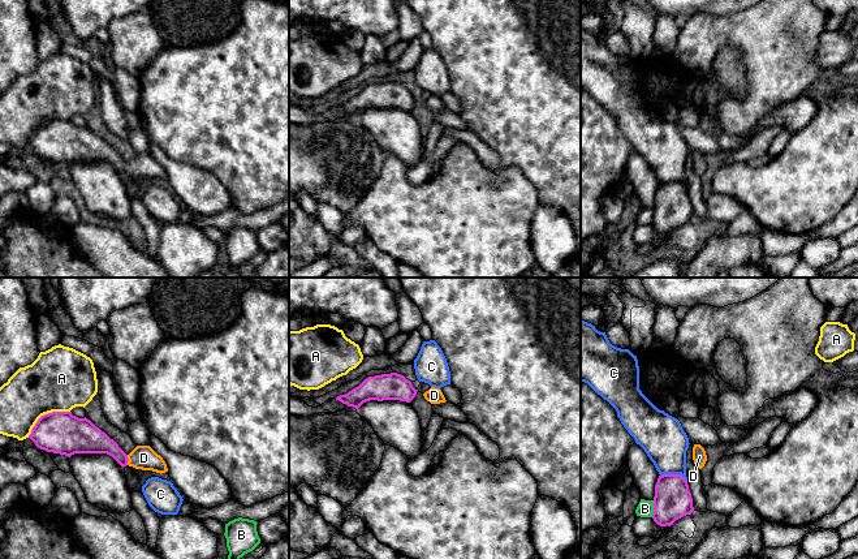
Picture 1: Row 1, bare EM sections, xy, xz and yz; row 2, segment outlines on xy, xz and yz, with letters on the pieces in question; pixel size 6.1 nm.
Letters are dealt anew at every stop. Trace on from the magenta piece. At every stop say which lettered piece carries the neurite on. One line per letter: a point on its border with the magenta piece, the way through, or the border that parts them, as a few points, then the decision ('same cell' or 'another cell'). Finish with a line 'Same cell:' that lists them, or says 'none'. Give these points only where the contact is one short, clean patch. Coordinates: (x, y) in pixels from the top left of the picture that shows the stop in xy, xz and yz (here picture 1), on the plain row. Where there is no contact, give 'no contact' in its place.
A: meets magenta in xy at (44, 123); another cell
B: meets magenta in yz at (654, 216); another cell
C: meets magenta in yz at (673, 183); another cell
D: meets magenta in xy at (128, 168); runs through xy (93, 149), (111, 155), (128, 168), (143, 166); same cell
Same cell: D

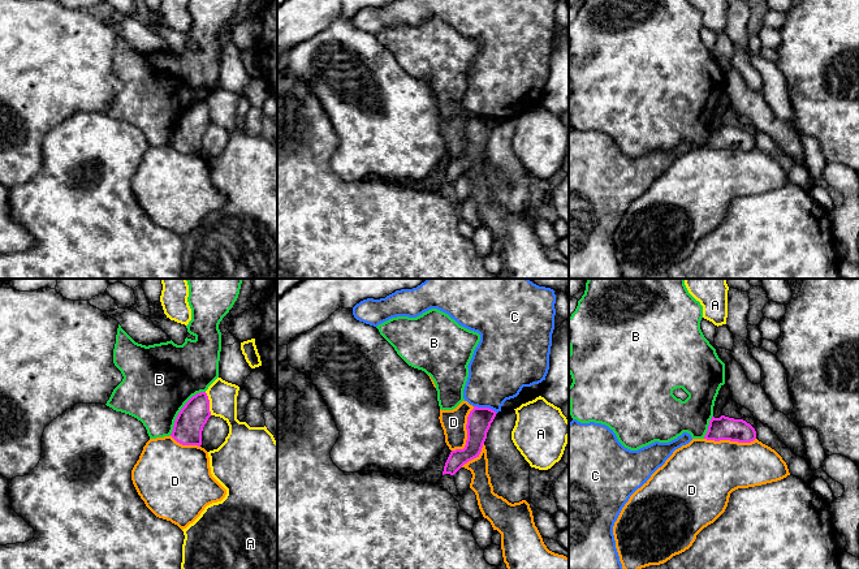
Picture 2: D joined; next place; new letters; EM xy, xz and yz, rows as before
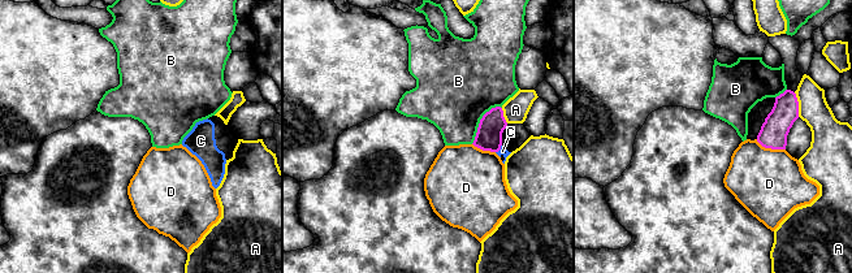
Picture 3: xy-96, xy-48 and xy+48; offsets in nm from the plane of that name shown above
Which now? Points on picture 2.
A: meets magenta in xy at (208, 112); another cell
B: meets magenta in xy at (181, 119); border along xy (204, 99), (197, 100), (185, 112), (169, 143); another cell
C: meets magenta in xz at (486, 116); border along xz (474, 113), (491, 116), (496, 121); another cell
D: meets magenta in xz at (467, 141); another cell
Same cell: none

